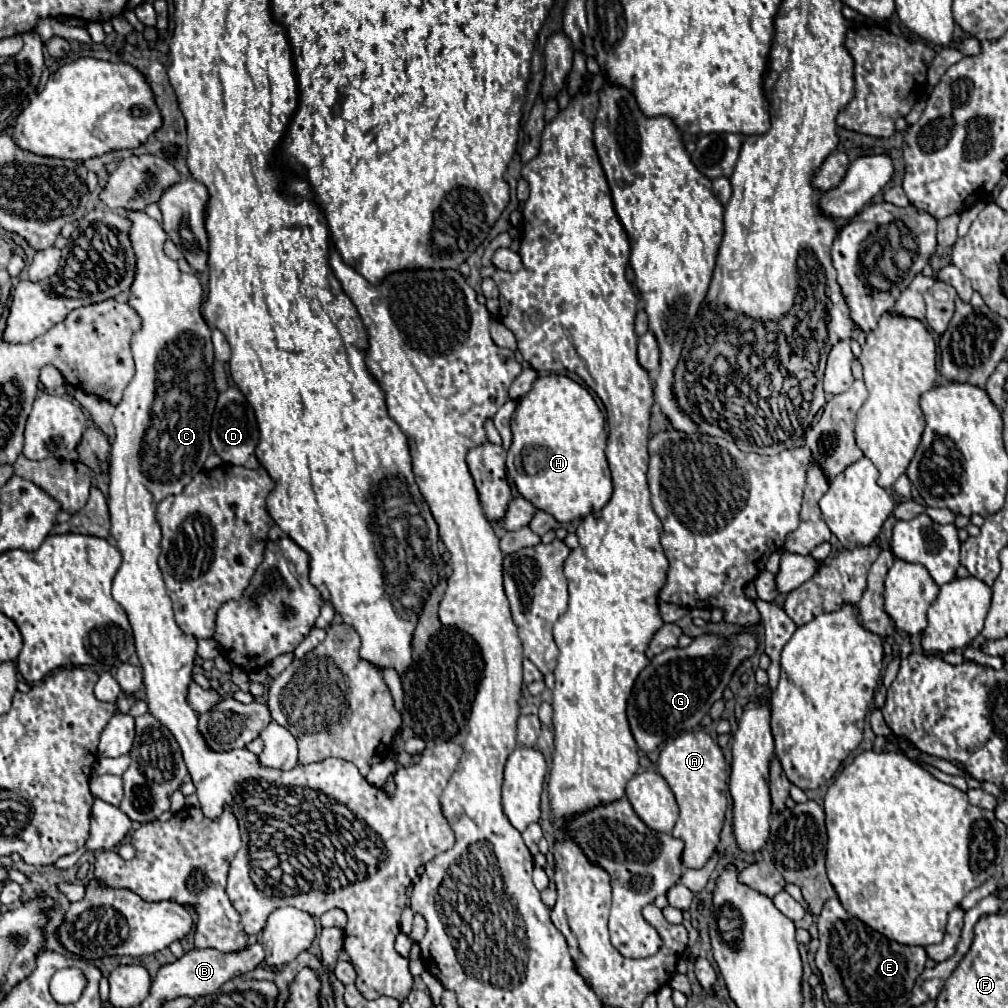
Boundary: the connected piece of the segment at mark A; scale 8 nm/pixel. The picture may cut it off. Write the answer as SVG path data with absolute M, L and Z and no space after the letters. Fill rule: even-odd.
M700 730L668 740L660 752L656 766L662 778L672 788L680 806L680 816L672 830L672 836L684 842L684 850L680 856L682 866L698 870L714 856L720 842L720 830L724 826L724 814L728 806L726 794L730 766L726 764L720 746L706 732Z

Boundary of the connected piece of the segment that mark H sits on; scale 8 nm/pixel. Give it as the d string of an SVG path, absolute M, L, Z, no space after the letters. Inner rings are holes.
M564 374L540 376L532 390L518 400L512 420L512 446L508 450L508 476L514 480L518 492L530 500L538 510L554 516L558 522L572 522L602 508L612 496L610 468L604 456L606 430L604 414L590 392Z

